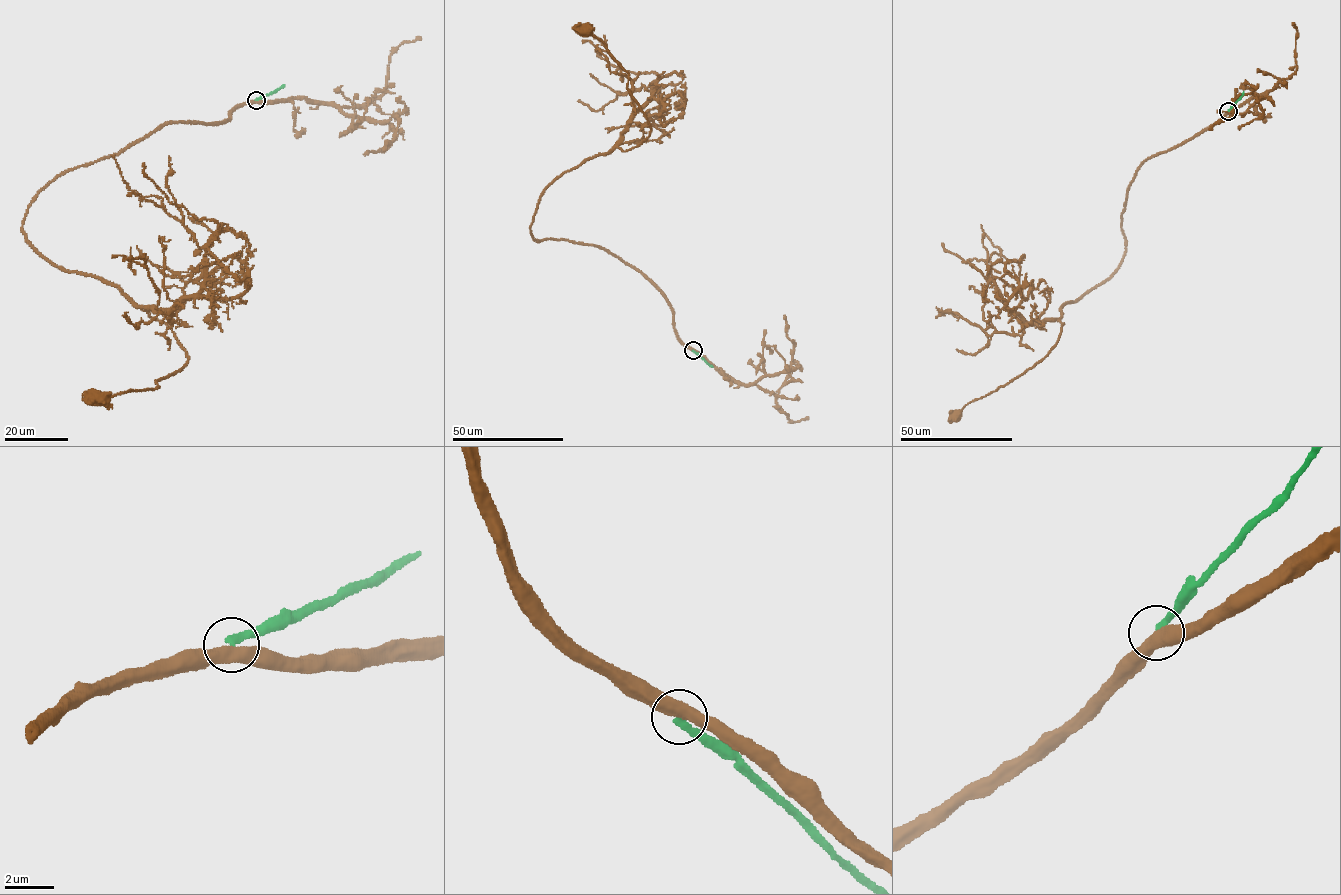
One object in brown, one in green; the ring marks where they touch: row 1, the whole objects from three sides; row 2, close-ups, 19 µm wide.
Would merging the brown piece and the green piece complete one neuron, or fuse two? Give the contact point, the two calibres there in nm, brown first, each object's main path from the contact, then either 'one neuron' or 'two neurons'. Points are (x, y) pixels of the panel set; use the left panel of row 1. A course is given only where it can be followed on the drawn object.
(256, 100) | 480/280 nm | brown via (256, 100), (68, 169), (28, 207), (22, 233), (36, 251), (112, 283), (186, 352), (156, 387), (100, 398) | green via (256, 100), (285, 85) | two neurons

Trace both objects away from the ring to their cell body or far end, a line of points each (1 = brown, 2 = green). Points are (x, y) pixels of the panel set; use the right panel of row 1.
1: (1228, 111), (1143, 162), (1128, 187), (1119, 267), (1062, 305), (1057, 320), (1064, 323), (1048, 353), (955, 415)
2: (1228, 111), (1244, 92)

